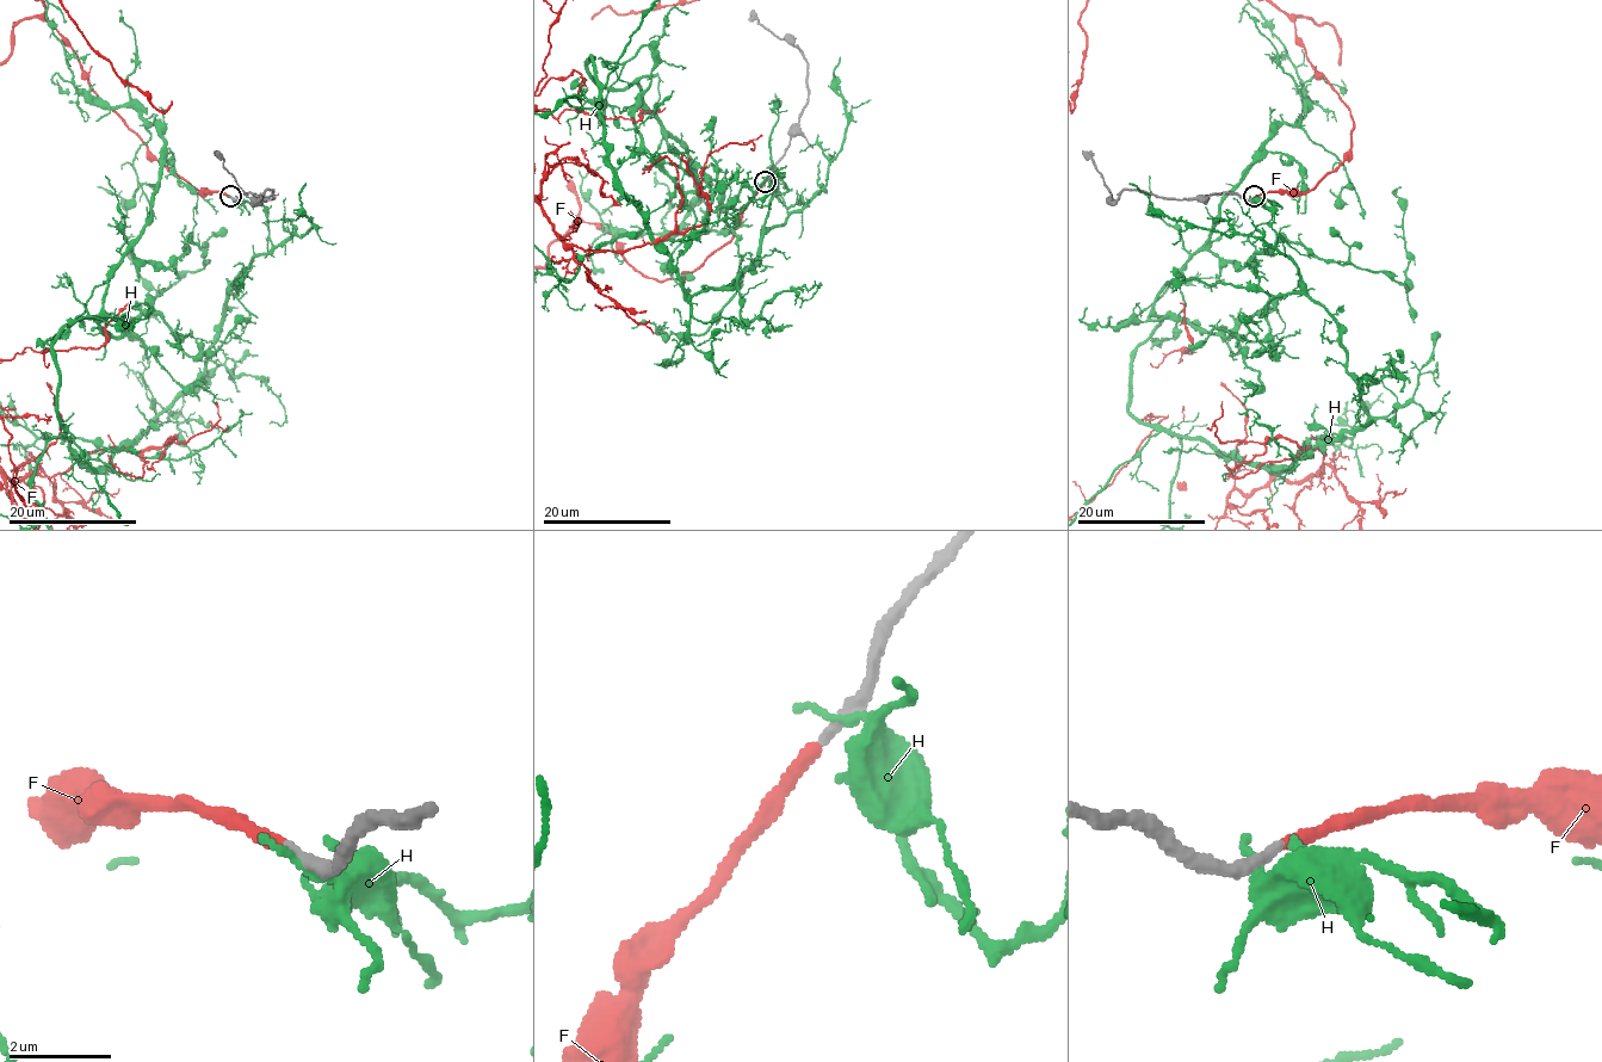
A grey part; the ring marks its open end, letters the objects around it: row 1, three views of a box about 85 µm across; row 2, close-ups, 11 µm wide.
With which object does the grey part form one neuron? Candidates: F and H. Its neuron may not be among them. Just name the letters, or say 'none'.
F

